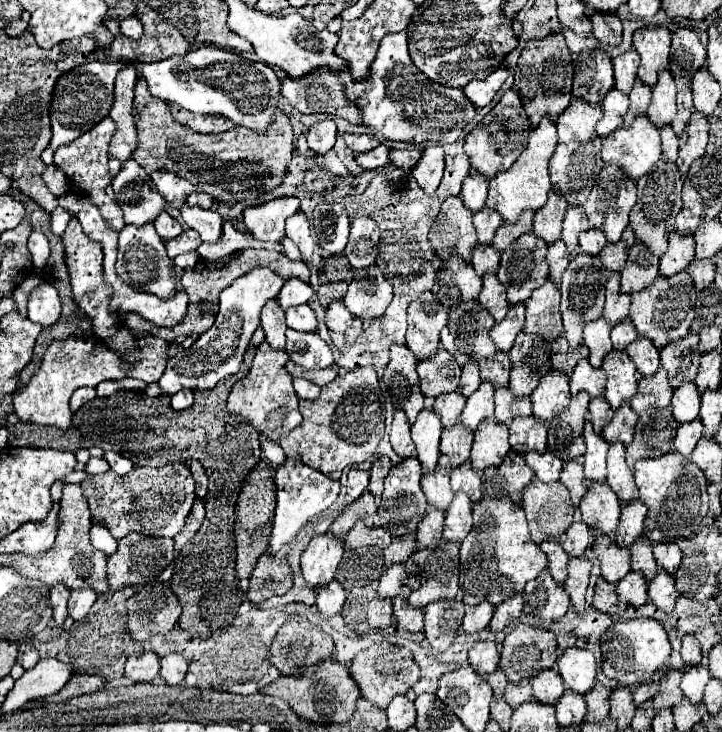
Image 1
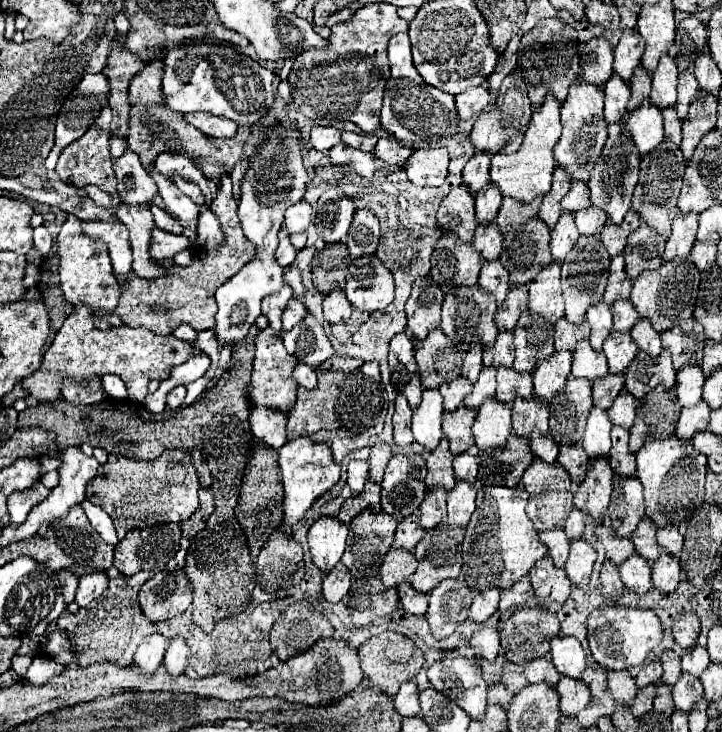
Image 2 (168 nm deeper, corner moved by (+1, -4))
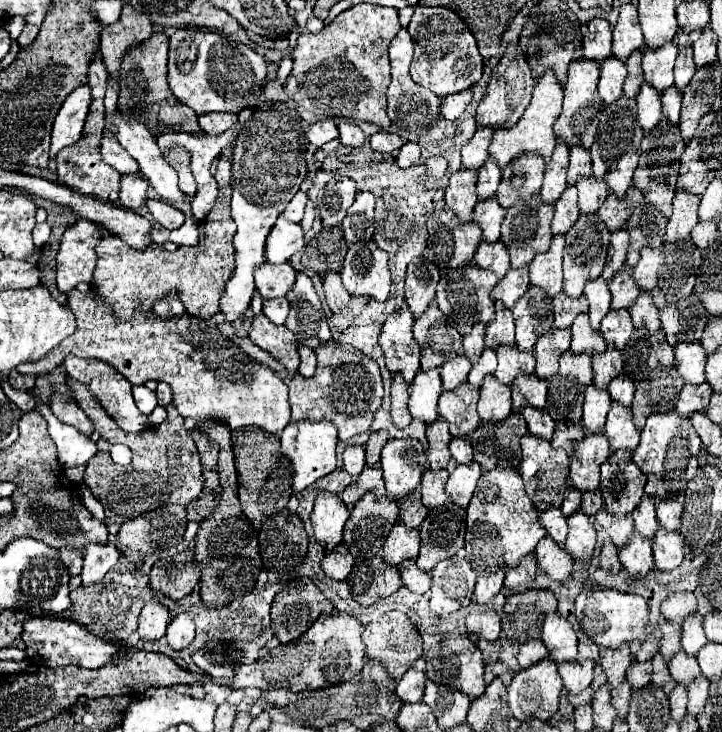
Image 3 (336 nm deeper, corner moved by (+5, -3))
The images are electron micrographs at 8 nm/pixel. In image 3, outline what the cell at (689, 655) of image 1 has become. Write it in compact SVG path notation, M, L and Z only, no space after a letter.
M674 592L662 602L662 614L674 624L682 624L684 618L696 610L696 598L692 592Z

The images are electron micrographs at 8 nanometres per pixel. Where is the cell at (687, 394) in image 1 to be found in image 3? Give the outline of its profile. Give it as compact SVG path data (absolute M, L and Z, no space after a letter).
M678 342L676 344L676 366L686 382L700 384L704 380L706 352L700 342Z

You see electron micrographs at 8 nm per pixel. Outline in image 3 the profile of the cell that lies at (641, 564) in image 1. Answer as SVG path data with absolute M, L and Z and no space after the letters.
M644 496L638 504L638 508L634 508L632 516L634 516L634 526L640 534L644 534L646 538L652 538L656 528L658 528L658 518L656 518L656 500L650 500L650 496Z

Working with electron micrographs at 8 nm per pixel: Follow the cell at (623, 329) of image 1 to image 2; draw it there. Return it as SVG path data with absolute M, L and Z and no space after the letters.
M628 299L616 301L612 305L612 313L614 313L614 331L618 333L630 333L630 329L640 321L640 315L636 313L636 309L630 305Z

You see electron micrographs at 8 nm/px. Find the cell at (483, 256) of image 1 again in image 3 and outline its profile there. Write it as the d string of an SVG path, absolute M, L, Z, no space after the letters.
M494 196L490 200L480 200L472 212L472 220L482 228L484 238L488 242L496 242L500 238L500 224L504 220L506 210L498 206L498 200Z

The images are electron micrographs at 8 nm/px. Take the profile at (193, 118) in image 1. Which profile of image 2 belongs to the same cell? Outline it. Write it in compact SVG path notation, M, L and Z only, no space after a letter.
M186 113L184 119L210 137L234 137L238 125L230 119L216 117L210 113Z

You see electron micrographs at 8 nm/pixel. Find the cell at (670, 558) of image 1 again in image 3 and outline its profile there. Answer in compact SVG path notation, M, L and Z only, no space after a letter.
M678 498L674 500L658 500L656 504L656 514L658 514L658 522L668 528L668 530L676 530L680 526L680 516L682 516L682 504Z

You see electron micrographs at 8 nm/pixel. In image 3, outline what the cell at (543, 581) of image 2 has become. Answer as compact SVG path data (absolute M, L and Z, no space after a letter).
M544 536L542 542L538 542L536 556L538 556L538 568L546 572L550 578L566 580L570 576L574 560L564 550L564 546L560 546L552 536Z

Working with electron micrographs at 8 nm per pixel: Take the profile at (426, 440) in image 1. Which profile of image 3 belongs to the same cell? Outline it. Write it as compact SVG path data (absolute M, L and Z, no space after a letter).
M432 368L428 372L418 372L410 384L410 414L412 418L420 418L426 424L434 422L438 418L436 402L442 392L442 380L440 370Z

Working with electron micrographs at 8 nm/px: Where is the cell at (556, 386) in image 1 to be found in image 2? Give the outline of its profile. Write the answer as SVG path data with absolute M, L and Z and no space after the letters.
M556 351L550 359L540 361L534 371L534 397L542 403L550 403L558 389L566 387L570 373L572 353Z

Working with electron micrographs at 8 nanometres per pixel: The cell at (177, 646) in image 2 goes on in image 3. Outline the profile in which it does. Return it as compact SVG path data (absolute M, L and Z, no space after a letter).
M180 612L178 616L174 616L168 624L166 638L174 650L186 648L194 640L194 620L190 618L190 614Z

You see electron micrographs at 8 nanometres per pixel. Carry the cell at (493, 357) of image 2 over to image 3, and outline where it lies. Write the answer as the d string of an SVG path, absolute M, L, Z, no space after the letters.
M496 304L496 316L486 326L486 346L498 348L500 344L514 344L514 318L508 308Z

